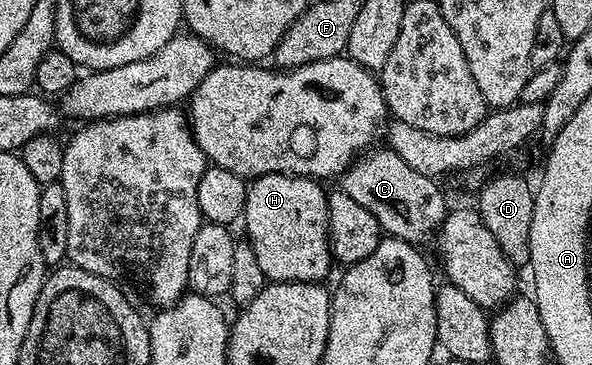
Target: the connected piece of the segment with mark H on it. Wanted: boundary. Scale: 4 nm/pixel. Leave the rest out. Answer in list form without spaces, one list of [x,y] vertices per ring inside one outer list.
[[[263,174],[260,178],[254,179],[247,187],[247,203],[241,215],[242,225],[247,225],[246,237],[249,239],[257,256],[257,265],[264,272],[267,280],[273,282],[318,282],[324,281],[323,277],[330,272],[333,267],[333,255],[331,252],[331,238],[327,234],[329,232],[329,208],[327,207],[328,191],[322,190],[320,183],[314,178],[301,178],[293,174]]]

